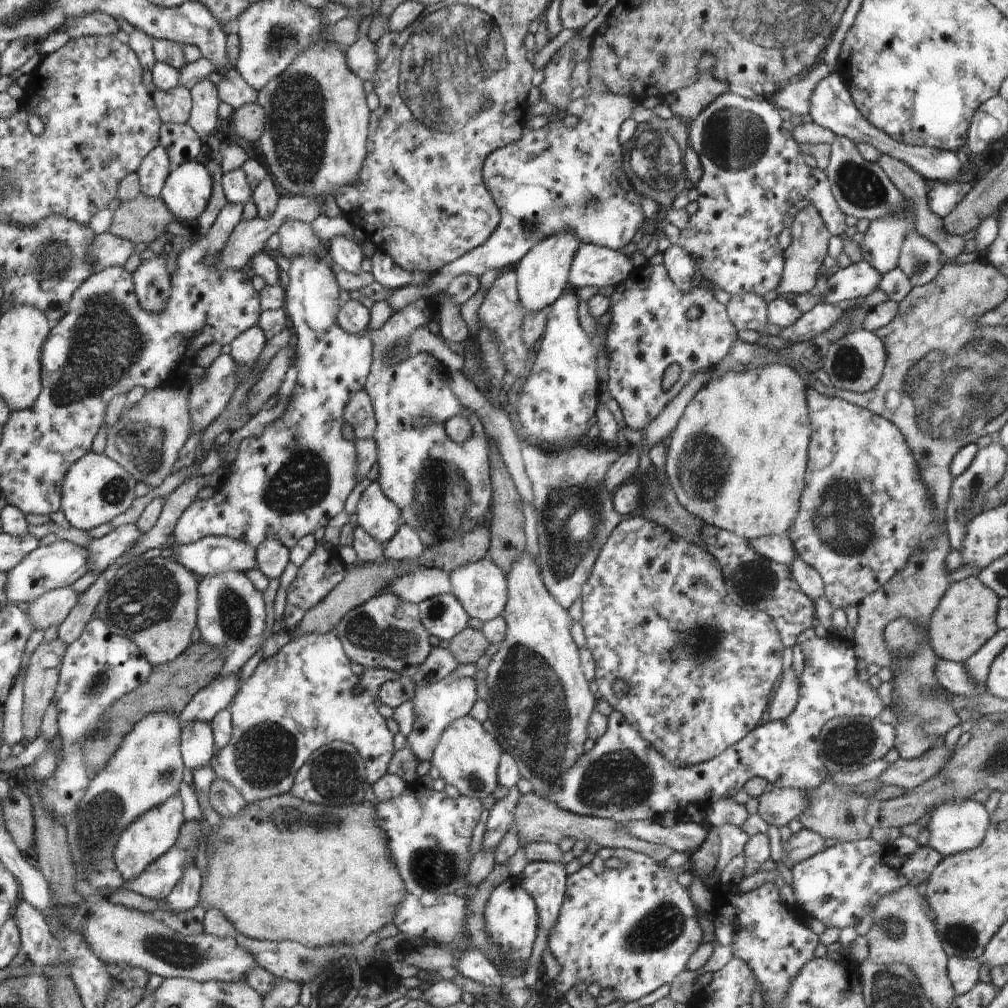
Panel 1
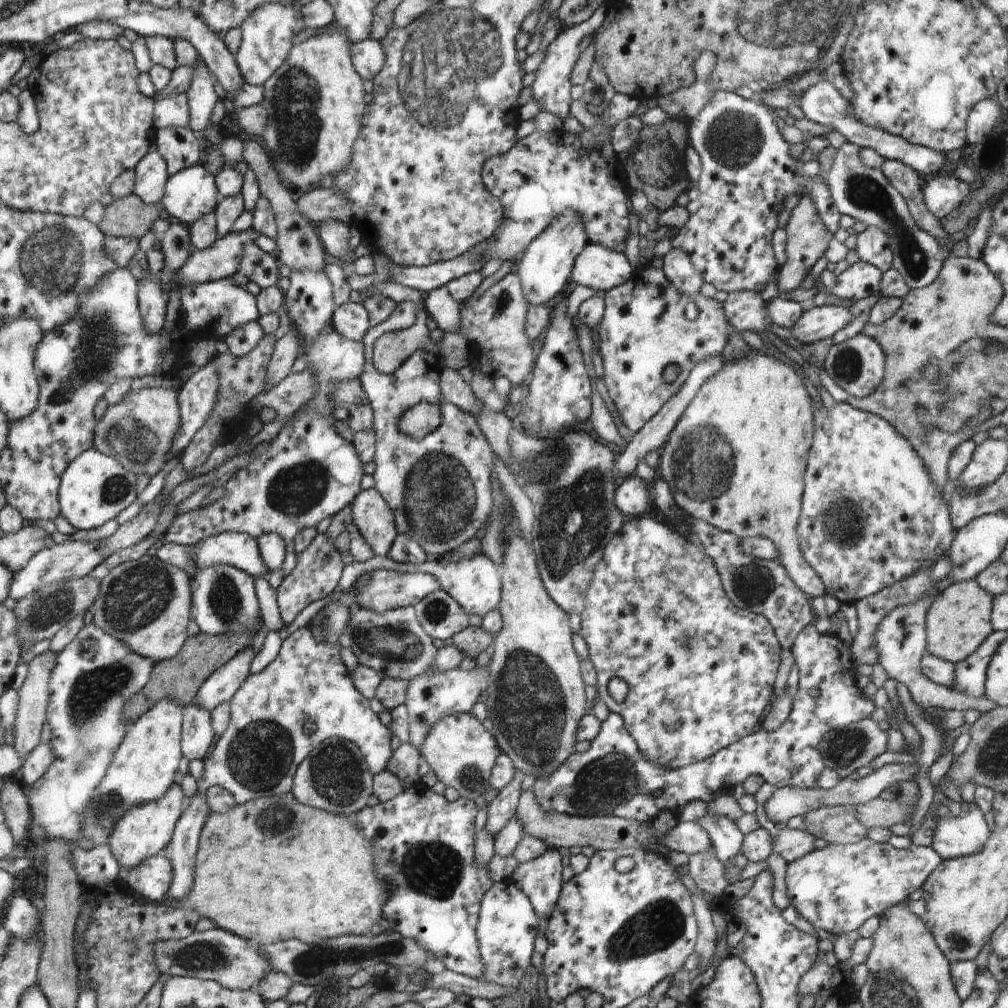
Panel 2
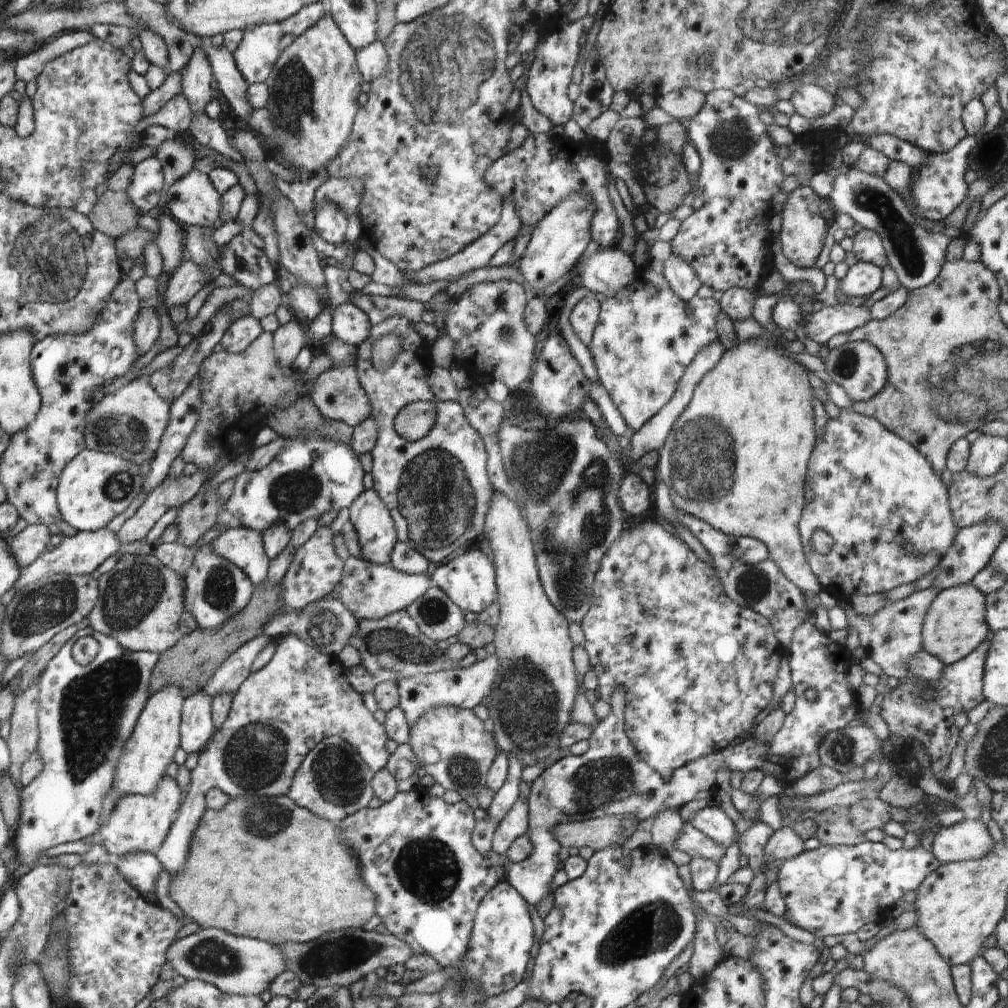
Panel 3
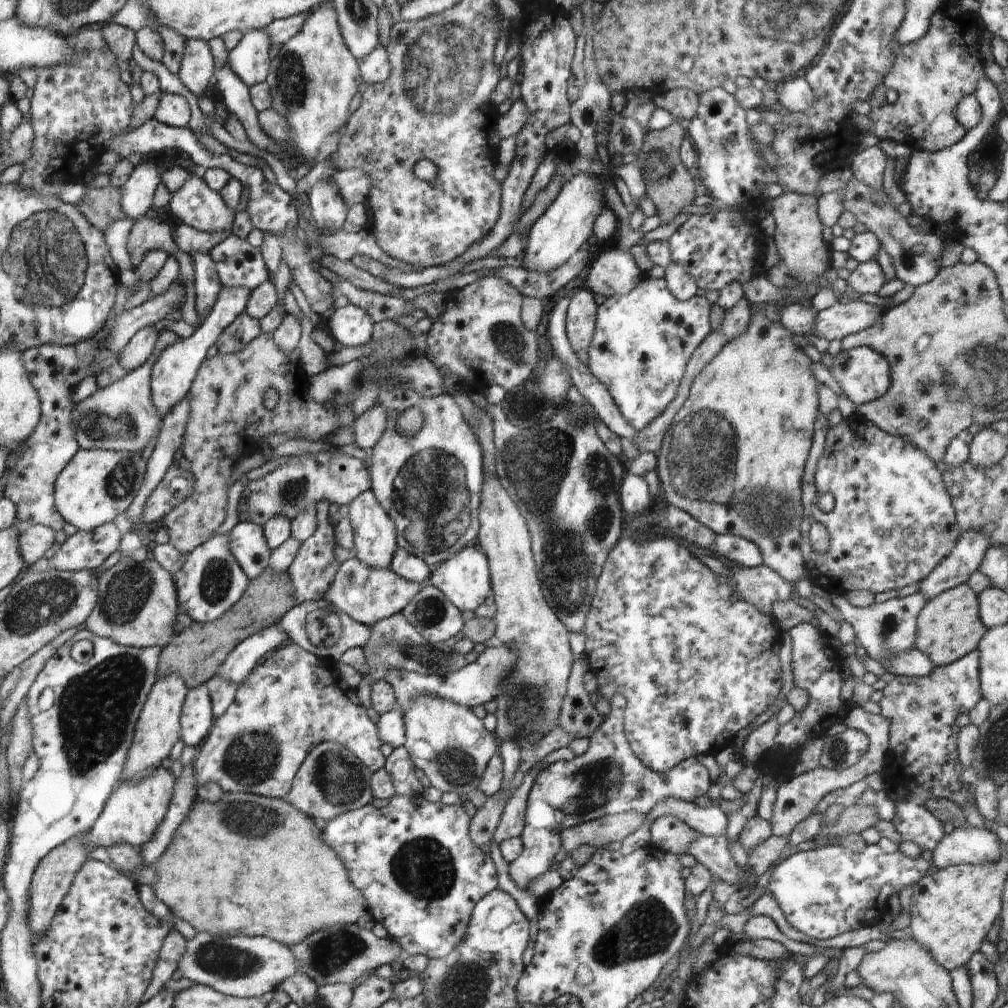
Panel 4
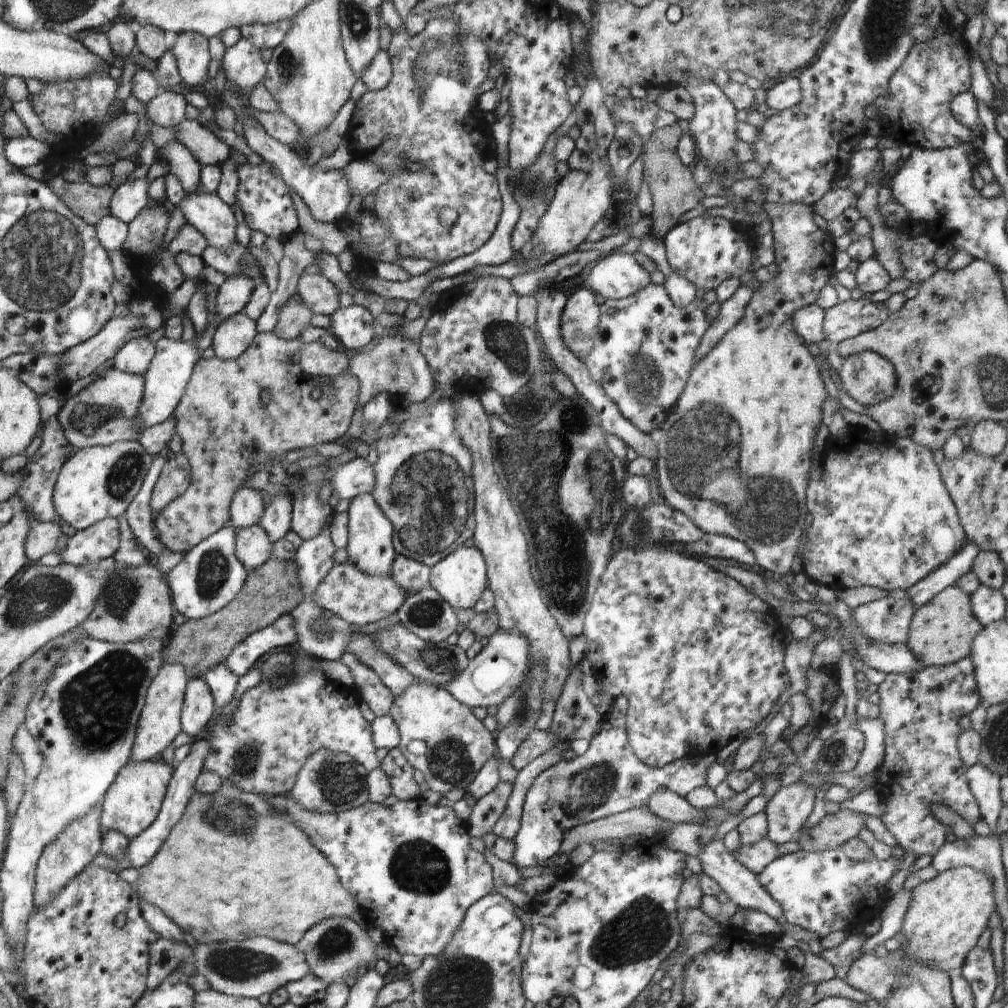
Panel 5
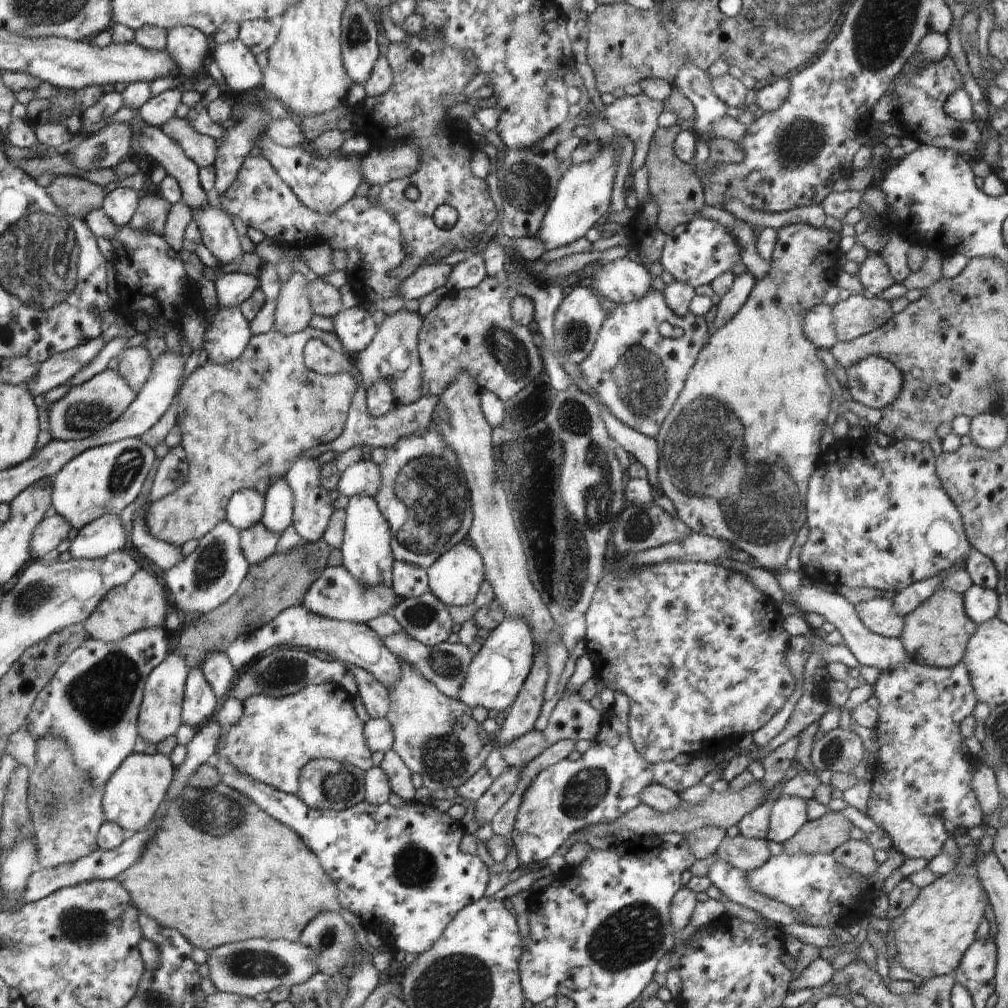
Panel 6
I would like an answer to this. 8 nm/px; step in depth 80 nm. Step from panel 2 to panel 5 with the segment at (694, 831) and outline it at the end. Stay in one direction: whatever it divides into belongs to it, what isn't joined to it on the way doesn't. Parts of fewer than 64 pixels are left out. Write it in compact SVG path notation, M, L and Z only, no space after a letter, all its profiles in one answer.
M760 794L757 797L750 799L738 814L731 815L723 823L719 824L717 836L697 857L700 859L700 862L702 862L703 872L712 878L716 884L720 885L721 892L724 892L732 902L735 902L740 910L759 910L760 912L764 912L764 914L768 914L768 916L774 918L774 920L780 920L780 918L785 917L785 912L783 911L781 904L776 902L770 894L768 894L768 891L759 883L757 875L750 872L750 870L748 870L748 868L746 868L740 861L737 861L725 848L723 843L723 838L727 832L737 828L742 820L745 820L760 811L764 811L768 801L769 798L764 794Z

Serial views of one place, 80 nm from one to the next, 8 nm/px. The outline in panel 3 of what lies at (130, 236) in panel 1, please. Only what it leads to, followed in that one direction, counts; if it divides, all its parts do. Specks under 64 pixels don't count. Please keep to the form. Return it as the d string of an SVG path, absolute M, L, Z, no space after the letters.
M107 189L103 192L103 195L100 195L98 199L96 199L96 203L88 217L99 231L115 239L138 227L137 220L141 215L144 215L144 213L141 213L132 202L130 202L126 191L114 192L113 190Z

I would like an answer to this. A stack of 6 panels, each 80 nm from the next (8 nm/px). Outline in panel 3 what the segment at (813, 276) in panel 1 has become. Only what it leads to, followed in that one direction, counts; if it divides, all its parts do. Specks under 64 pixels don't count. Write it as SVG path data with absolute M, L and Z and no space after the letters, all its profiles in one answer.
M810 186L797 187L788 193L788 199L784 202L781 211L782 225L776 237L777 241L780 242L783 255L798 268L810 268L816 264L816 260L822 252L825 237L830 229L825 218L821 215L820 203L821 198Z

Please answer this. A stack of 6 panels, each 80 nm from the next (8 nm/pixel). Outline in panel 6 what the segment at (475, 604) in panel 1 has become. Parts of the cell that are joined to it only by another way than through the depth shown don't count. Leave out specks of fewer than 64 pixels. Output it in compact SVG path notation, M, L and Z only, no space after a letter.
M461 542L444 555L437 558L434 565L427 568L428 588L448 606L466 606L476 601L485 578L485 561L482 554L472 544Z

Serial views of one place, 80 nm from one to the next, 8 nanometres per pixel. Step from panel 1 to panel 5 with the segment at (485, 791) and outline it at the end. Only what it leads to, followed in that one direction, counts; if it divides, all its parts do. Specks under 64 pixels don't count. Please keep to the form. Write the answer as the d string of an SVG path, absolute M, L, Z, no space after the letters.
M425 681L409 684L393 702L389 715L398 725L400 744L397 749L413 770L424 774L430 790L442 796L452 788L465 788L472 784L482 766L494 758L496 746L492 733L478 720L468 705L458 702L446 689Z

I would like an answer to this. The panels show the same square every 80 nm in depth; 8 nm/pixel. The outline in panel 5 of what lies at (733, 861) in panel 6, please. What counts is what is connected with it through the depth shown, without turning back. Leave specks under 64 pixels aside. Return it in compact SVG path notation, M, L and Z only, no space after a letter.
M766 836L753 843L742 843L735 853L730 854L756 875L779 856L777 846Z

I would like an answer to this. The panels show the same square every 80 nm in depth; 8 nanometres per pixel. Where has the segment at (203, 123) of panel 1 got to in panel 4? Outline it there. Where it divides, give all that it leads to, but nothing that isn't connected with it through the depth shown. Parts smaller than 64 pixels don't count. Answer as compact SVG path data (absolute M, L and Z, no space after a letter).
M186 38L184 54L179 66L179 79L195 94L197 100L204 91L214 70L214 59L210 53L208 42L202 39Z

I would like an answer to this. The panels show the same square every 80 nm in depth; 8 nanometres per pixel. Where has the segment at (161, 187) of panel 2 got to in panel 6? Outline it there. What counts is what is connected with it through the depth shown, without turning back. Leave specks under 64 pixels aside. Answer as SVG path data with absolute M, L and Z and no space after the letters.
M116 187L106 194L102 210L117 227L129 224L136 210L140 193L127 187Z

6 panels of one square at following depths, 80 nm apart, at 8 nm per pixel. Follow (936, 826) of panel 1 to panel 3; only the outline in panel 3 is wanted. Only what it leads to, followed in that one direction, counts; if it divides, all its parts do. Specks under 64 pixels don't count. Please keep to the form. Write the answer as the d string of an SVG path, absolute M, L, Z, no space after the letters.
M963 820L935 834L932 853L940 864L984 858L995 845L981 820Z

